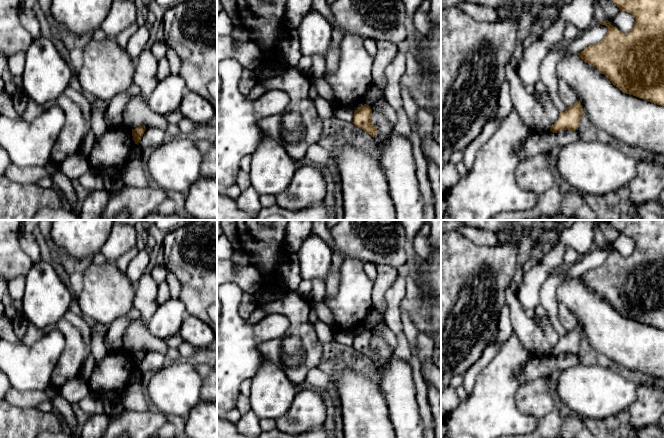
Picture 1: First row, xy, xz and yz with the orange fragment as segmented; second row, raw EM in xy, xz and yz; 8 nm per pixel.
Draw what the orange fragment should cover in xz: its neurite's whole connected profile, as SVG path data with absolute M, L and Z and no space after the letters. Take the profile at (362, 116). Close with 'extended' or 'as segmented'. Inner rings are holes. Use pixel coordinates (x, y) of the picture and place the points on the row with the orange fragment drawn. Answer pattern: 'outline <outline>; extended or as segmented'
outline M364 104L354 111L354 119L352 123L374 137L378 133L378 130L377 127L372 124L371 116L371 107Z; as segmented

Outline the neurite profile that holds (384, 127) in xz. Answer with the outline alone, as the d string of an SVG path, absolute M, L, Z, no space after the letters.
M374 84L376 90L379 92L379 97L371 105L372 116L371 122L377 127L378 133L373 137L376 146L372 149L375 158L380 162L381 152L379 146L384 142L394 130L394 125L387 120L387 118L381 113L381 106L386 102L385 88Z

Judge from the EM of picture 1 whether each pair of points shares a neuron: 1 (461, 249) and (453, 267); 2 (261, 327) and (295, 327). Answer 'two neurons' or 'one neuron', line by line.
1: one neuron
2: two neurons

